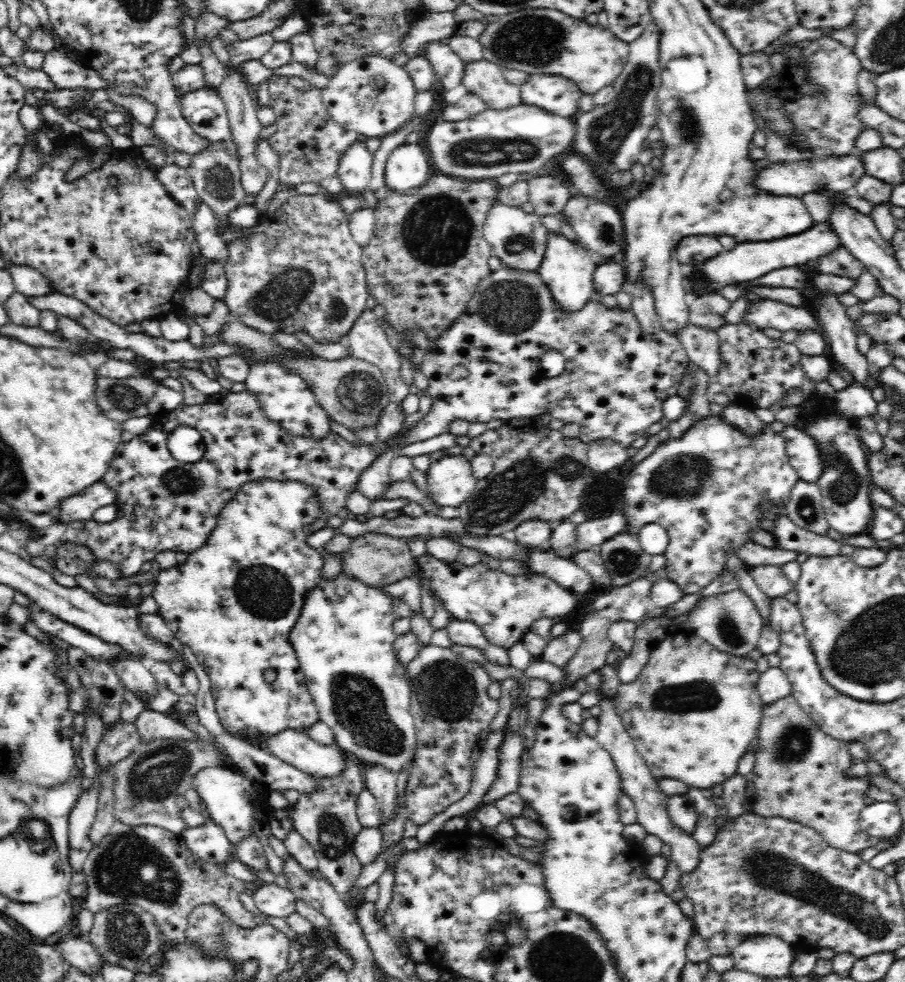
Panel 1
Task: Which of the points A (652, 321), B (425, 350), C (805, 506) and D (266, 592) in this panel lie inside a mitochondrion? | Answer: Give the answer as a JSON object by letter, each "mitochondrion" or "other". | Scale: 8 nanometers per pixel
{"A":"other","B":"other","C":"mitochondrion","D":"mitochondrion"}

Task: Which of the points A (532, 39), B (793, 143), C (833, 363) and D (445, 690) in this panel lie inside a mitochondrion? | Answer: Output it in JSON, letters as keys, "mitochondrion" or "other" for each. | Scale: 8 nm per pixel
{"A":"mitochondrion","B":"other","C":"other","D":"mitochondrion"}

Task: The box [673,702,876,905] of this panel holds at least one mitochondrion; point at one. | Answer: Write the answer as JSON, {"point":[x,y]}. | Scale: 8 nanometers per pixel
{"point":[793,744]}

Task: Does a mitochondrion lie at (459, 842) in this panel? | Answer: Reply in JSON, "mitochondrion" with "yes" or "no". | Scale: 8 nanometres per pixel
{"mitochondrion":"no"}

